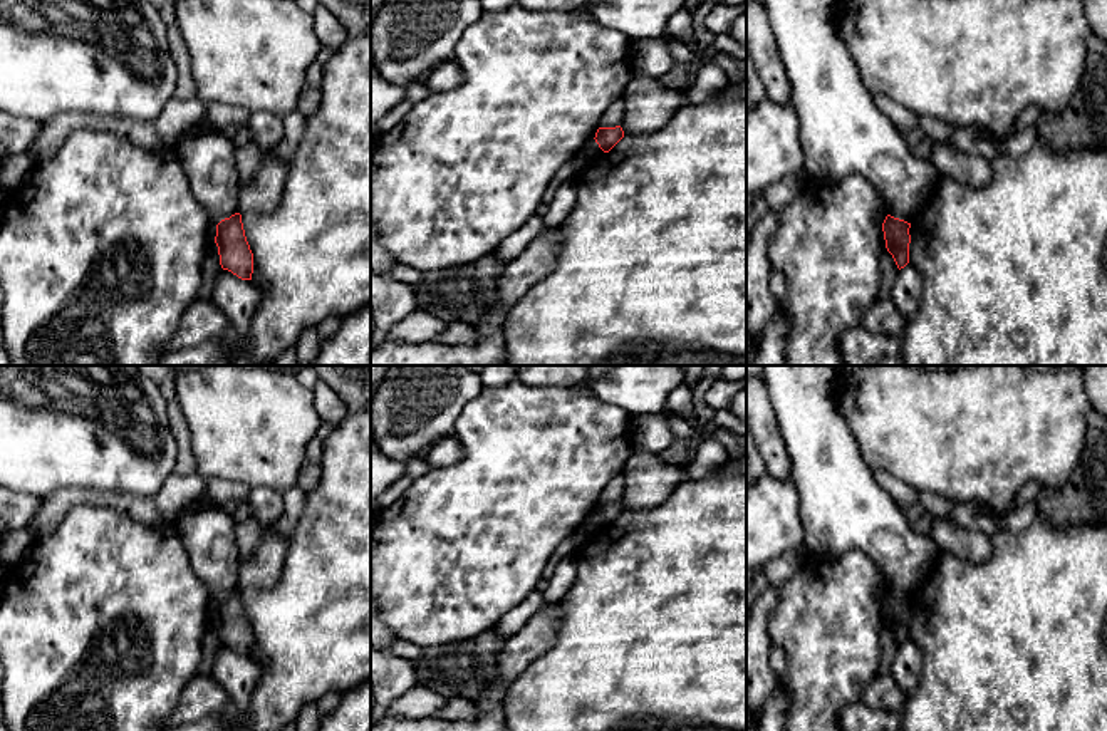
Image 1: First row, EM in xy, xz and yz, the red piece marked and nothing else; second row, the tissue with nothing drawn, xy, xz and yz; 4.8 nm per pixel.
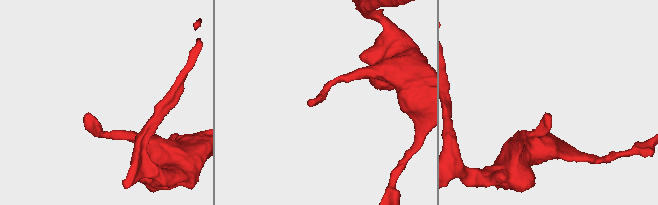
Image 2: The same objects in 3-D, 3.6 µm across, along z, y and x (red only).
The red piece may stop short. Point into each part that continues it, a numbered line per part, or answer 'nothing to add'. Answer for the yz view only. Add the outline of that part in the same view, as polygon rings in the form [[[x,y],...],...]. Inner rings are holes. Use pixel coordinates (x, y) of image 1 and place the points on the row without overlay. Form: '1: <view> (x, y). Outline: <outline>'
nothing to add

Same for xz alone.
nothing to add

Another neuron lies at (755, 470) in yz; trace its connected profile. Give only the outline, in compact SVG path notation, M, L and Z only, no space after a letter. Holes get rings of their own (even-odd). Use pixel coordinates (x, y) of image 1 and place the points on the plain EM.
M746 417L746 488L753 486L765 474L763 459L756 451L756 443L750 431Z

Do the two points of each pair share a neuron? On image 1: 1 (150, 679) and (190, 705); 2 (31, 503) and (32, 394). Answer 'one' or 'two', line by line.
1: two
2: two

